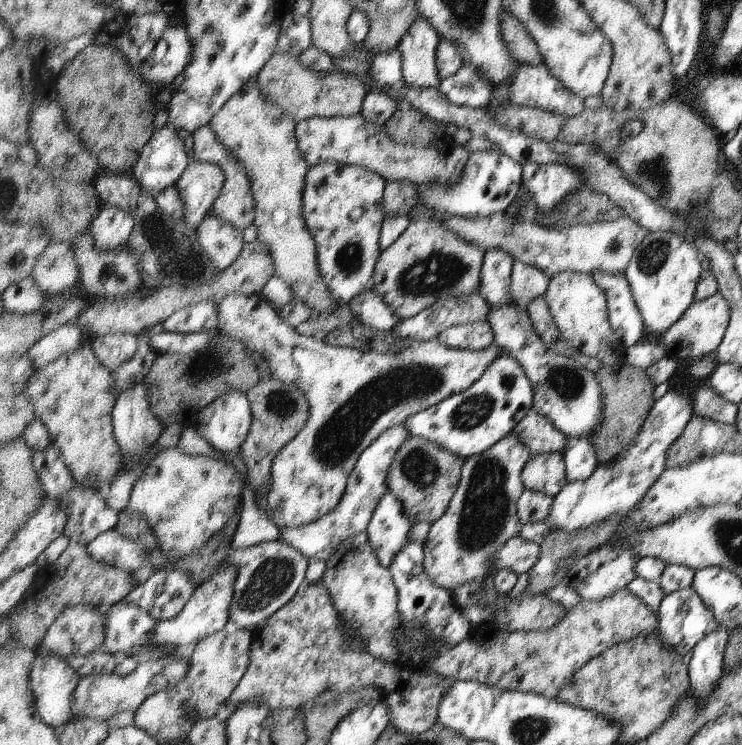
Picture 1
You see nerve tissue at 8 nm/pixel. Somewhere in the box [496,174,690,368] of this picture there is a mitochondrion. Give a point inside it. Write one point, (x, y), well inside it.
(653, 256)

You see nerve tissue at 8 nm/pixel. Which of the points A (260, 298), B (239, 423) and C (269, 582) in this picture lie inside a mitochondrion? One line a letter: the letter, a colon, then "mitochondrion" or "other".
A: other
B: other
C: mitochondrion

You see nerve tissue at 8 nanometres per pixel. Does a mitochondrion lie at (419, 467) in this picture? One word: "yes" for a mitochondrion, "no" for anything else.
yes

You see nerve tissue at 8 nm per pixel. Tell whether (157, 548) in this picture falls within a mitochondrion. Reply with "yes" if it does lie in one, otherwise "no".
no

